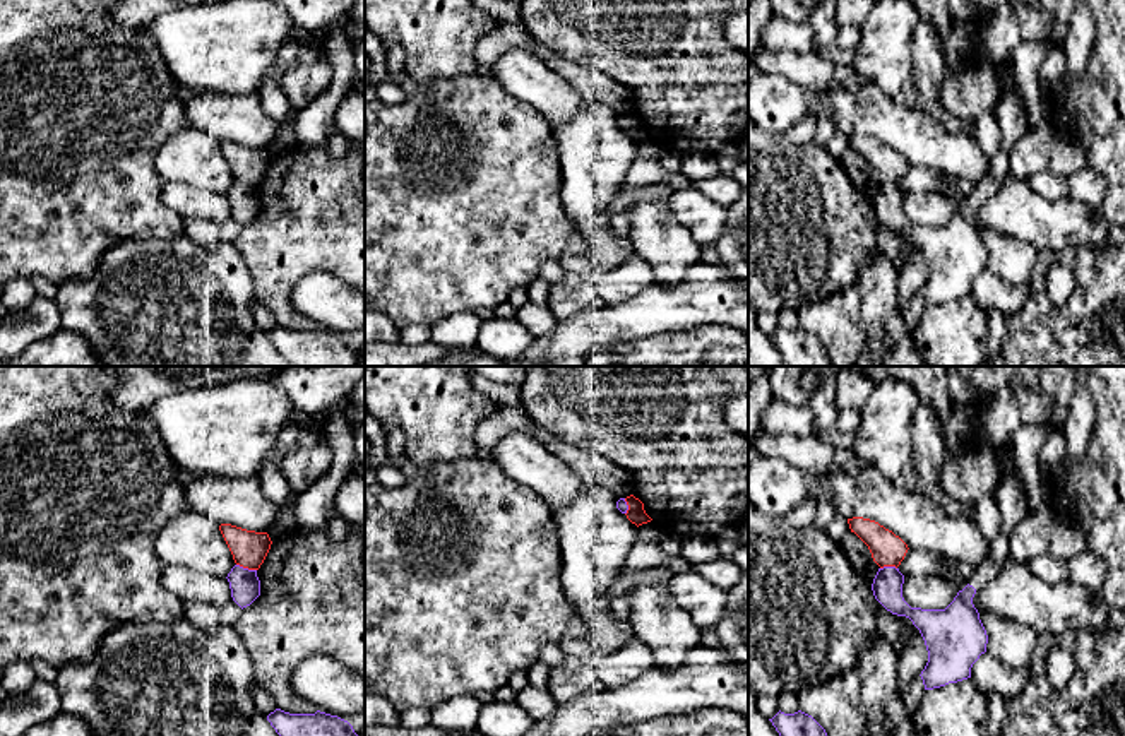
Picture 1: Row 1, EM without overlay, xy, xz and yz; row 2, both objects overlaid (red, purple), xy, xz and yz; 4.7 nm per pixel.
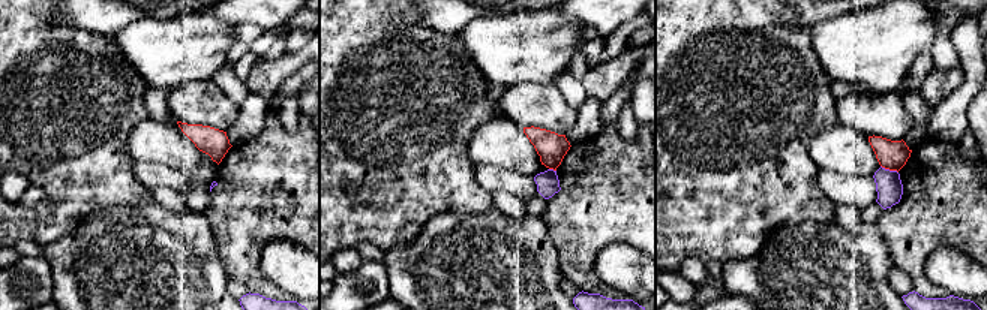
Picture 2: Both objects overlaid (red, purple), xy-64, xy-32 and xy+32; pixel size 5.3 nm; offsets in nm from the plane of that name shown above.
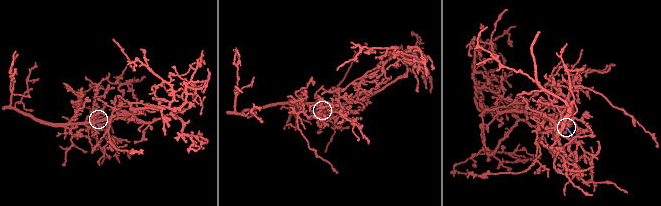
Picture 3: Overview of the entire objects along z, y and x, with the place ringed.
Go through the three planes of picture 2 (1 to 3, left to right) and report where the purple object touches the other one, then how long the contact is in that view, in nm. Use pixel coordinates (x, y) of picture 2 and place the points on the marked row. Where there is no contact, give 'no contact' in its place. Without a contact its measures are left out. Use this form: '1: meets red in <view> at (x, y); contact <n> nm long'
1: no contact
2: meets red in xy-32 at (552, 168); contact 40 nm long
3: meets red in xy+32 at (890, 169); contact 100 nm long

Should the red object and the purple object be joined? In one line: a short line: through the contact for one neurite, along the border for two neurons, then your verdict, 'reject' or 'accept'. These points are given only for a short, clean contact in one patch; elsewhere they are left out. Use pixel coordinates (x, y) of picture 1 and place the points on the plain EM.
xy (237, 180), (255, 187) | reject

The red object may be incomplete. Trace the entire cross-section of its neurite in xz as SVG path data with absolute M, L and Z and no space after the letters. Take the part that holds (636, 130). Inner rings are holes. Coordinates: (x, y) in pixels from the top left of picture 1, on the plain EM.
M634 111L627 113L625 115L627 122L628 122L628 127L627 127L627 135L635 140L637 144L642 142L642 140L647 140L651 139L652 135L646 130L644 127L644 120L635 115Z

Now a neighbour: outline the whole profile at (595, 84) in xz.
M500 24L493 33L478 41L474 58L478 65L491 65L509 50L524 50L539 58L551 72L563 77L584 98L608 106L618 116L634 111L634 94L627 86L618 84L601 70L574 63L557 53L539 56L533 48L533 39L524 26Z

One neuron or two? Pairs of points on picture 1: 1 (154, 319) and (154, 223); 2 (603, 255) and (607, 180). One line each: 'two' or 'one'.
1: two
2: one

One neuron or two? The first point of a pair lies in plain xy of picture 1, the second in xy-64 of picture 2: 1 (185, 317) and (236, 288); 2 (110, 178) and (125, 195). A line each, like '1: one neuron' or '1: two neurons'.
1: two neurons
2: one neuron

